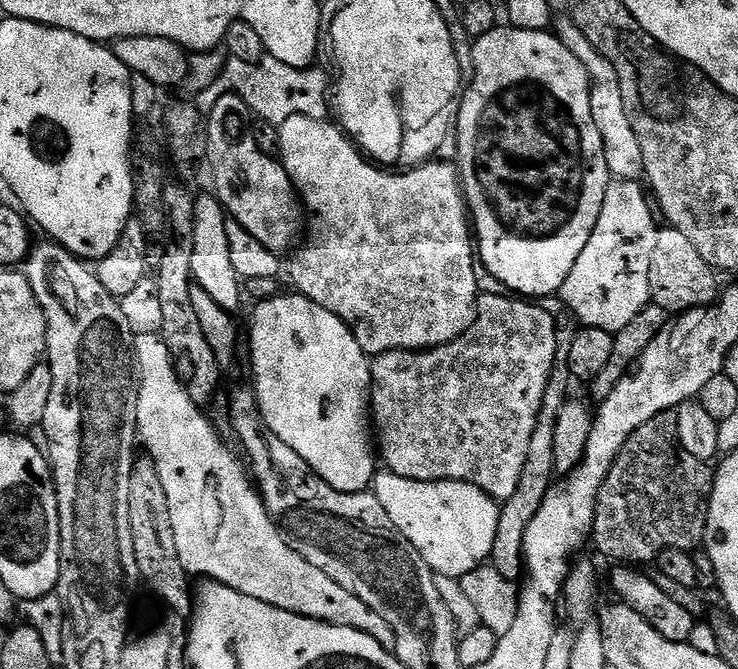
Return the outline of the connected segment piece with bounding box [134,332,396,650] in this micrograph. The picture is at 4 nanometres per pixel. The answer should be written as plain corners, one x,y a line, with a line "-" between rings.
144,332
140,336
139,333
134,343
140,377
136,431
143,451
144,448
148,451
145,452
147,459
154,462
158,478
162,478
162,490
166,490
166,502
170,502
170,526
174,526
174,542
178,545
178,558
182,566
193,577
204,576
200,578
216,580
250,598
258,598
258,602
278,606
278,610
286,610
290,614
309,616
327,624
365,632
383,648
395,649
394,630
386,626
386,621
381,616
374,614
366,602
354,598
350,590
342,590
334,578
326,578
322,570
310,566
310,562
306,562
306,558
296,553
280,535
275,522
269,518
264,508
259,491
246,475
242,464
240,469
239,462
220,445
219,438
212,433
211,424
200,413
203,411
190,398
187,387
176,372
176,364
163,335
156,333
155,336
152,332

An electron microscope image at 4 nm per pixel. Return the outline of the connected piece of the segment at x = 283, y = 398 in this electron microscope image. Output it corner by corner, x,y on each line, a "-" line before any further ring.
299,294
269,296
252,312
252,376
260,413
278,438
294,450
324,481
339,492
366,492
378,471
374,436
370,431
370,357
358,346
356,336
330,310

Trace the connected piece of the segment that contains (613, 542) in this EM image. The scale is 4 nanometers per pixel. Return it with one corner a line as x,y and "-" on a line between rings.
675,410
670,412
660,412
654,418
650,418
650,422
646,422
642,426
638,426
638,430
634,430
634,434
630,434
630,438
622,446
622,450
618,454
618,458
614,462
614,466
610,470
610,474
606,478
606,482
602,486
602,490
598,494
598,502
596,503
596,517
592,523
591,543
596,543
596,548
608,560
616,560
620,566
644,566
640,564
651,565
661,552
665,552
667,548
674,550
682,550
683,552
695,552
704,542
706,534
706,526
708,525
708,503
712,497
712,482
714,472
705,461
694,458
694,454
689,454
682,446
682,442
678,438
678,414

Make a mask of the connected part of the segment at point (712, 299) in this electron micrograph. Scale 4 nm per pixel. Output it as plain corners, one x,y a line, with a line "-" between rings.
664,226
656,233
654,255
650,257
650,300
651,303
662,306
669,314
688,312
692,308
707,308
716,303
718,287
716,288
717,269
711,268
698,254
682,230

